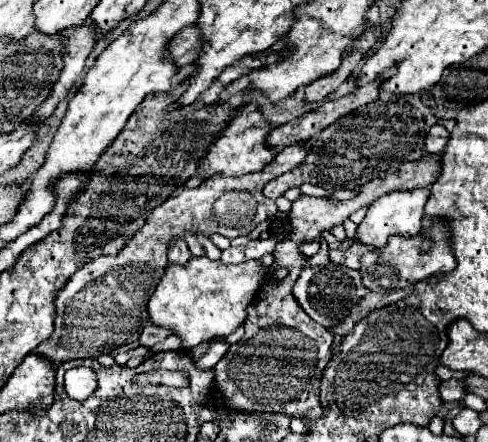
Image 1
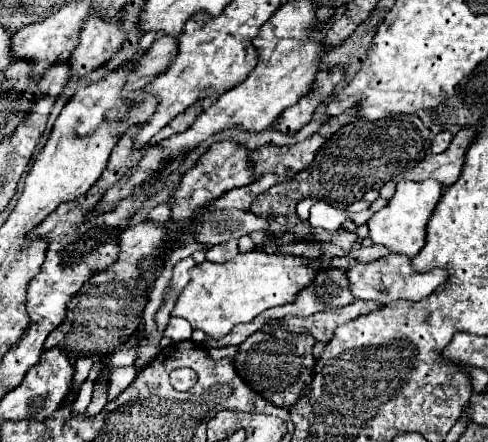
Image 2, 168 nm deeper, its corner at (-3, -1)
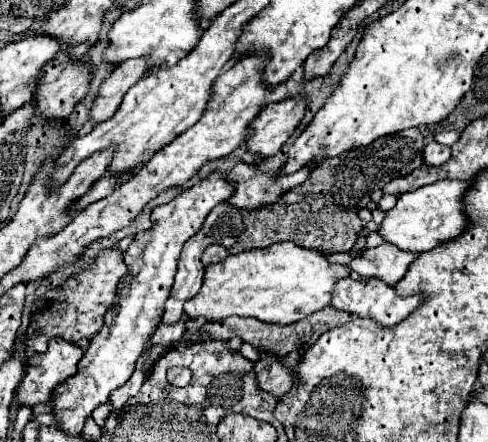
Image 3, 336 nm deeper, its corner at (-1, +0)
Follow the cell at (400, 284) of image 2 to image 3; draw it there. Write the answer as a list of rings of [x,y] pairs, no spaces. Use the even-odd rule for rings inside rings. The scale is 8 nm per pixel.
[[[339,279],[331,291],[331,307],[335,307],[337,311],[357,315],[357,317],[373,319],[379,327],[393,327],[401,323],[419,305],[419,301],[421,301],[421,295],[397,297],[395,289],[385,285],[381,279],[369,279],[365,285],[353,279]]]

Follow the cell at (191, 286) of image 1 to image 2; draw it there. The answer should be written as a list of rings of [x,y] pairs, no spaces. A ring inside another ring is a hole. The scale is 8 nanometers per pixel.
[[[261,250],[237,254],[233,260],[223,264],[213,264],[205,260],[191,268],[191,280],[181,290],[171,316],[181,316],[193,328],[203,330],[209,338],[219,340],[227,336],[235,324],[253,322],[253,318],[267,308],[293,302],[297,292],[311,284],[317,270],[317,262],[307,264],[305,258],[281,254],[273,256]]]

